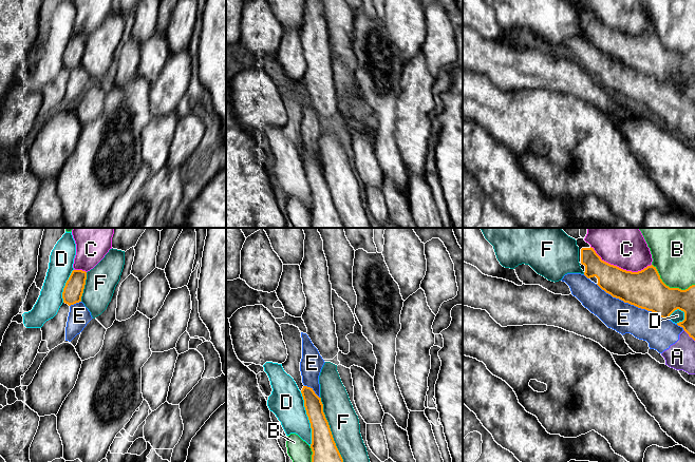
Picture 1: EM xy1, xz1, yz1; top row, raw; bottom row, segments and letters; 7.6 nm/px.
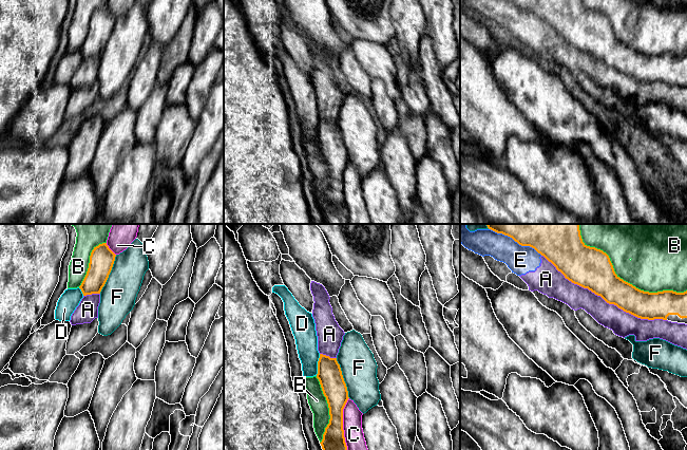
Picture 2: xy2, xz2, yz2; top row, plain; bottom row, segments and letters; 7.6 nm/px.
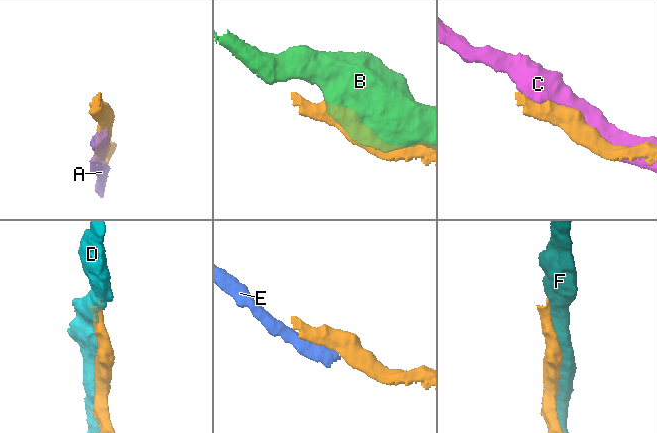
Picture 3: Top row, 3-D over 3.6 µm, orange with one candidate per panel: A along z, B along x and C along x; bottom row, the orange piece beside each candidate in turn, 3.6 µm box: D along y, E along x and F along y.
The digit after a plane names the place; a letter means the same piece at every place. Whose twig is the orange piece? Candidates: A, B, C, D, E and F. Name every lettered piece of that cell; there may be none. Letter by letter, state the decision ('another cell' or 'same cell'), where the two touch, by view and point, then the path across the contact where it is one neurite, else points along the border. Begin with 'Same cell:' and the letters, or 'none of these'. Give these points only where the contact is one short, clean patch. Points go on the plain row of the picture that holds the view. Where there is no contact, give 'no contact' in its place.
Same cell: none of these
A: another cell | yz2 (604, 62)
B: another cell | yz2 (627, 45)
C: another cell | yz1 (620, 32)
D: another cell | xz1 (308, 183)
E: another cell | yz1 (632, 68)
F: another cell | xz1 (330, 194)

